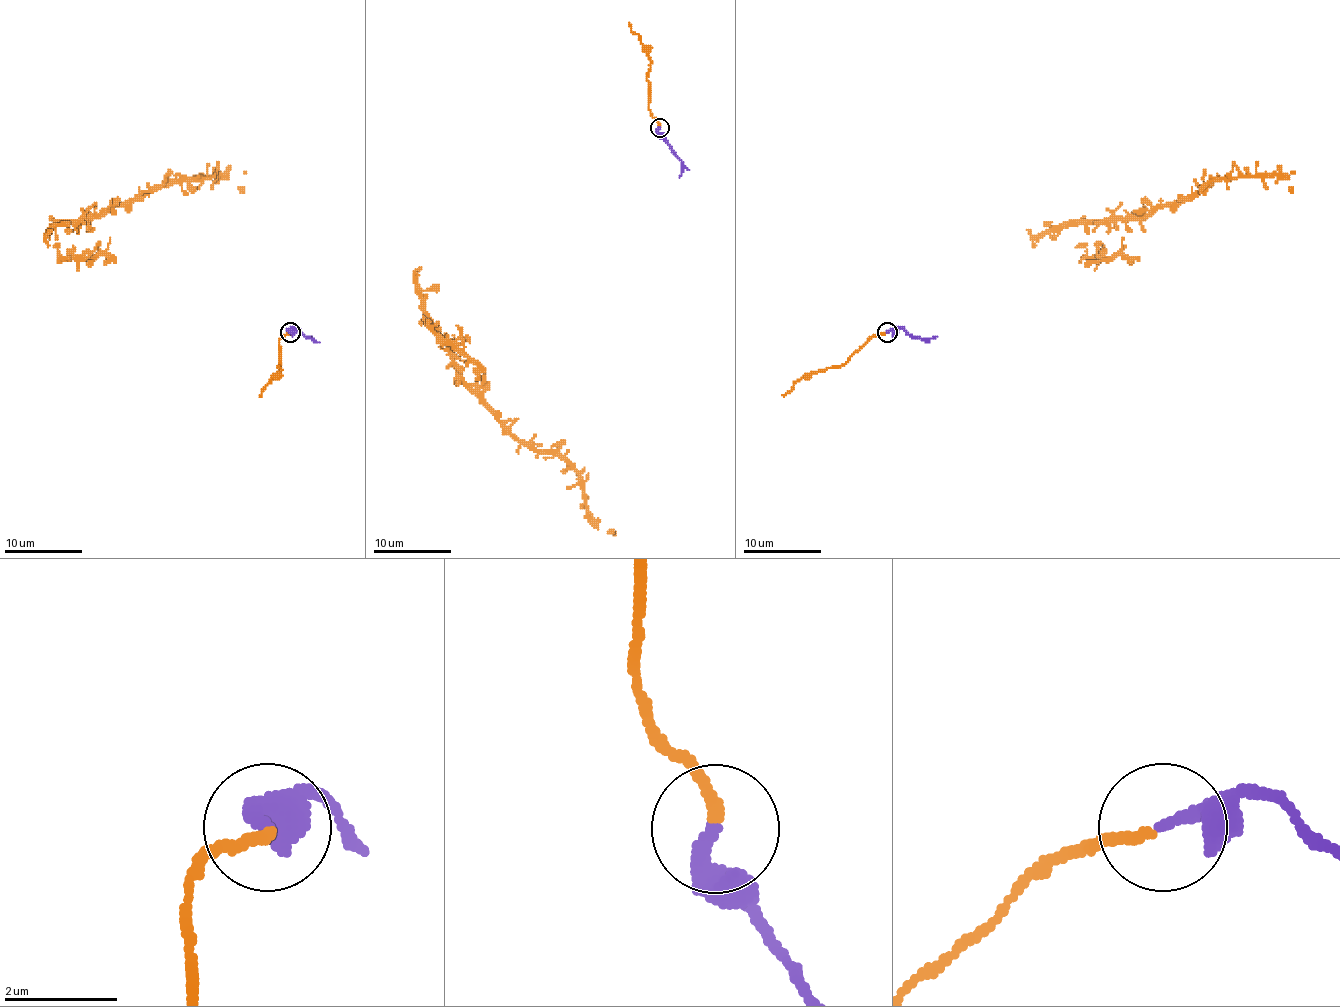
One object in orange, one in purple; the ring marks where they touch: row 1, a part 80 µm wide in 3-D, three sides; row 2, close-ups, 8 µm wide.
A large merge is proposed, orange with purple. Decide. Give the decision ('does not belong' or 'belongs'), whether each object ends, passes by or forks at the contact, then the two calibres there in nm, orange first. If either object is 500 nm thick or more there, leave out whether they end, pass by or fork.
belongs; orange ends; purple ends; calibres 180 and 260 nm

